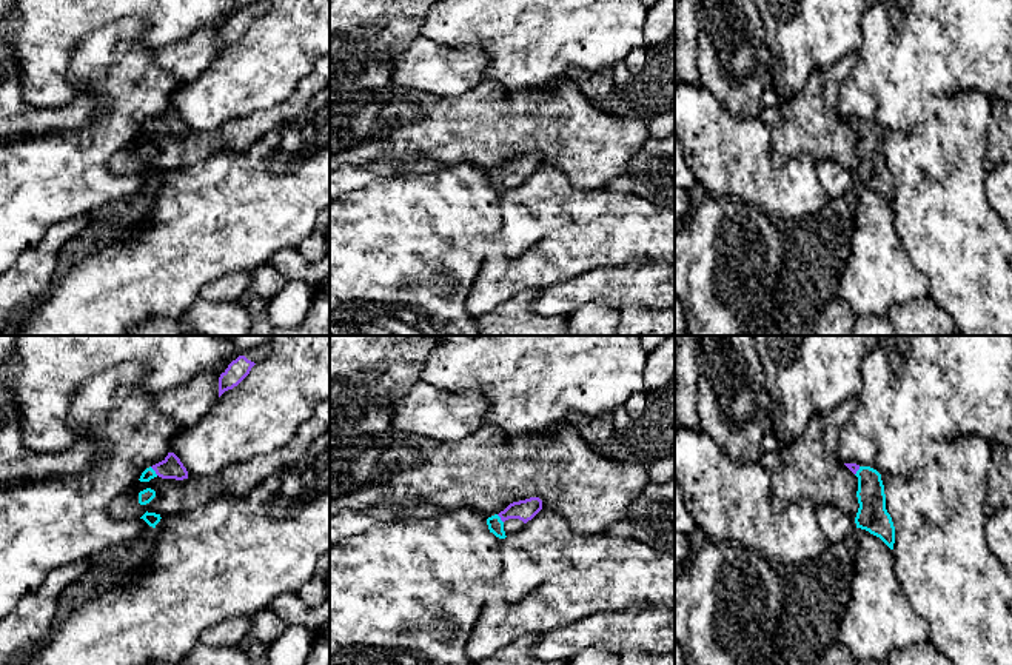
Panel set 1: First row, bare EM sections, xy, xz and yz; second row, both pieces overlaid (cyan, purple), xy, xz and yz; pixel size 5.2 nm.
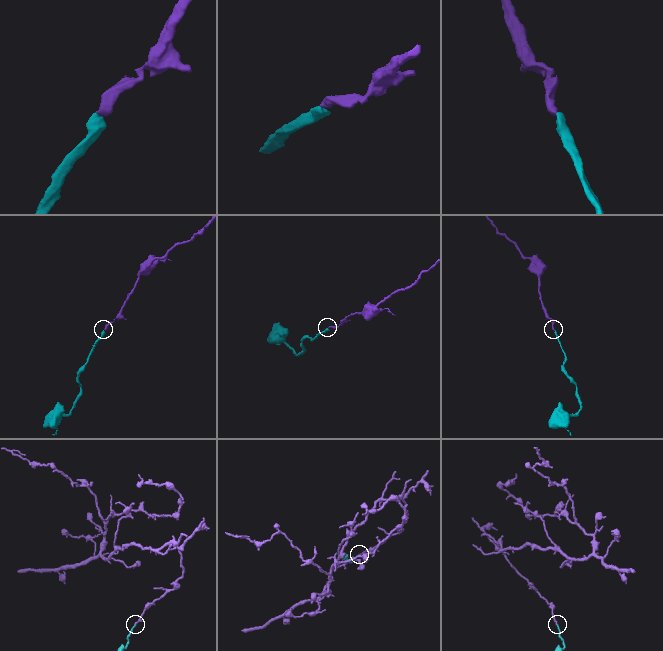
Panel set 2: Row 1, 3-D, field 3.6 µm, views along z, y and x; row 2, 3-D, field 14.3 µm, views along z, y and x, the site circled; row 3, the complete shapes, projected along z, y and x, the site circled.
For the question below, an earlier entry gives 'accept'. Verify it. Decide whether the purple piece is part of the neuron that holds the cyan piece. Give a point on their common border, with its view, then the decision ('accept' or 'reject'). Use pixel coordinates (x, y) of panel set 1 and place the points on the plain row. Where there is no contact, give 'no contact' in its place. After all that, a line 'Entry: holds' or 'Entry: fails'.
xy (154, 126) | accept
Entry: holds

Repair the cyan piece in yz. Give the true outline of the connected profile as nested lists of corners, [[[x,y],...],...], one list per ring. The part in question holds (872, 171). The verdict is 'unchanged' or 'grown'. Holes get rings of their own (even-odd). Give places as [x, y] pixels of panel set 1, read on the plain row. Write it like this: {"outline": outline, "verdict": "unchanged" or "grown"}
{"outline": [[[844,119],[858,132],[858,168],[856,183],[880,192],[890,205],[895,199],[895,182],[886,165],[886,149],[881,129],[870,122]]], "verdict": "grown"}

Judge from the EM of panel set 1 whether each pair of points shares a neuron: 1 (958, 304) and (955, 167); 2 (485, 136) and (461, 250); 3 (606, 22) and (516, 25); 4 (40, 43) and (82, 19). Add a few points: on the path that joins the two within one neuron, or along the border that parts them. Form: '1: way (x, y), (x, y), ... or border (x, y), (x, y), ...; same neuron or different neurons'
1: way (958, 270), (955, 200); same neuron
2: border (445, 165), (473, 160), (487, 173); different neurons
3: way (584, 22), (538, 22); same neuron
4: way (51, 33), (65, 19), (71, 19); same neuron

